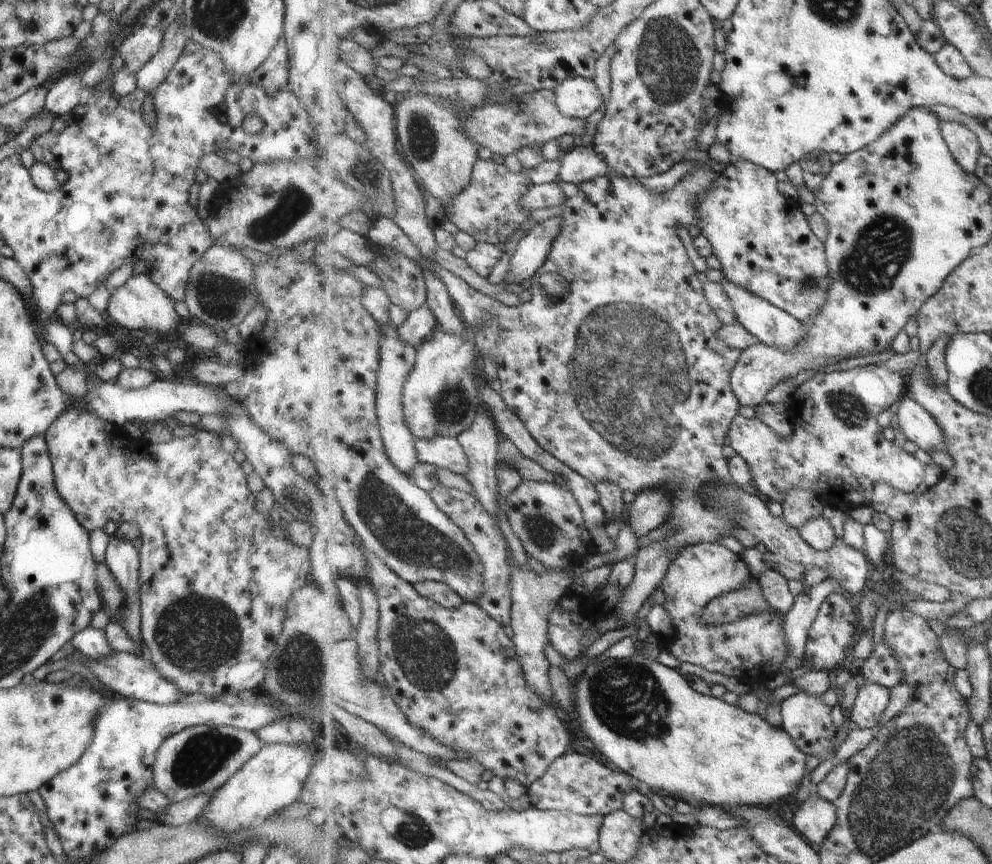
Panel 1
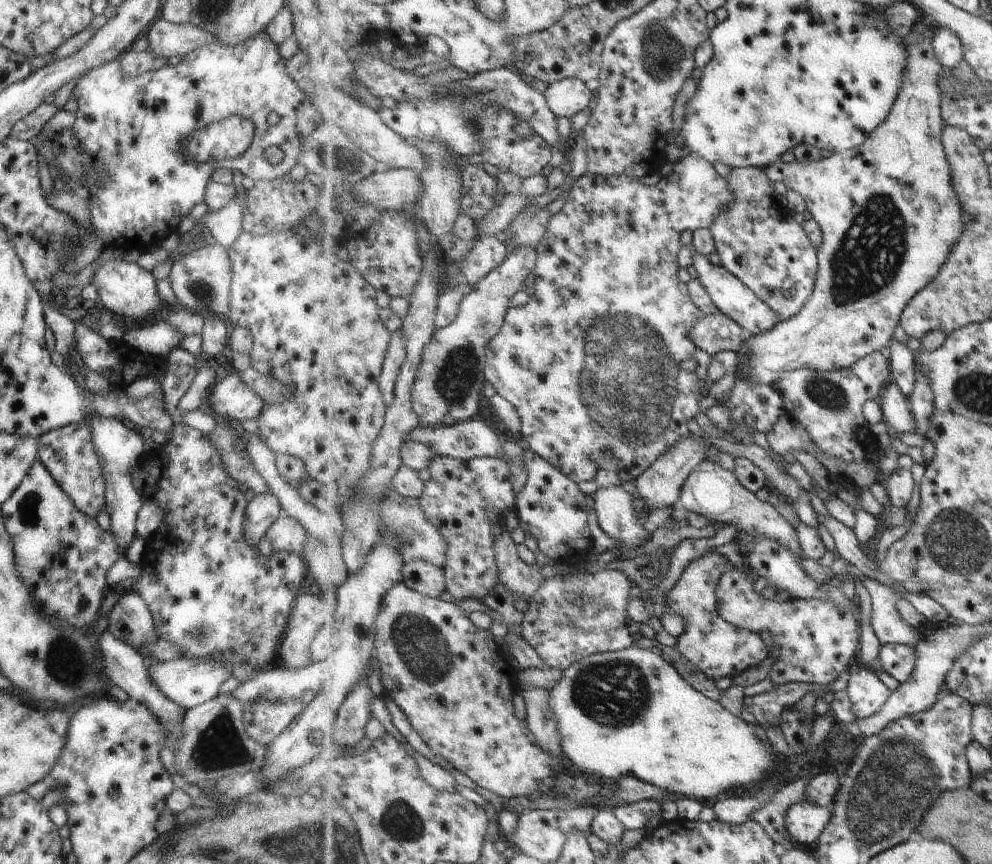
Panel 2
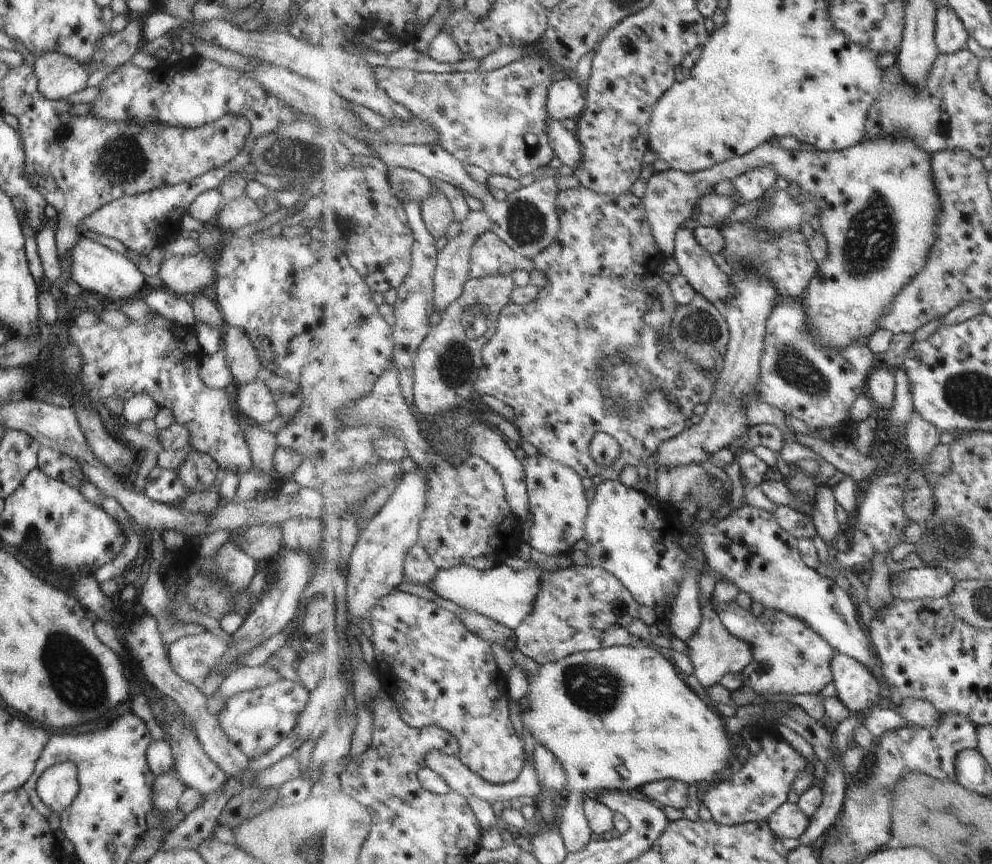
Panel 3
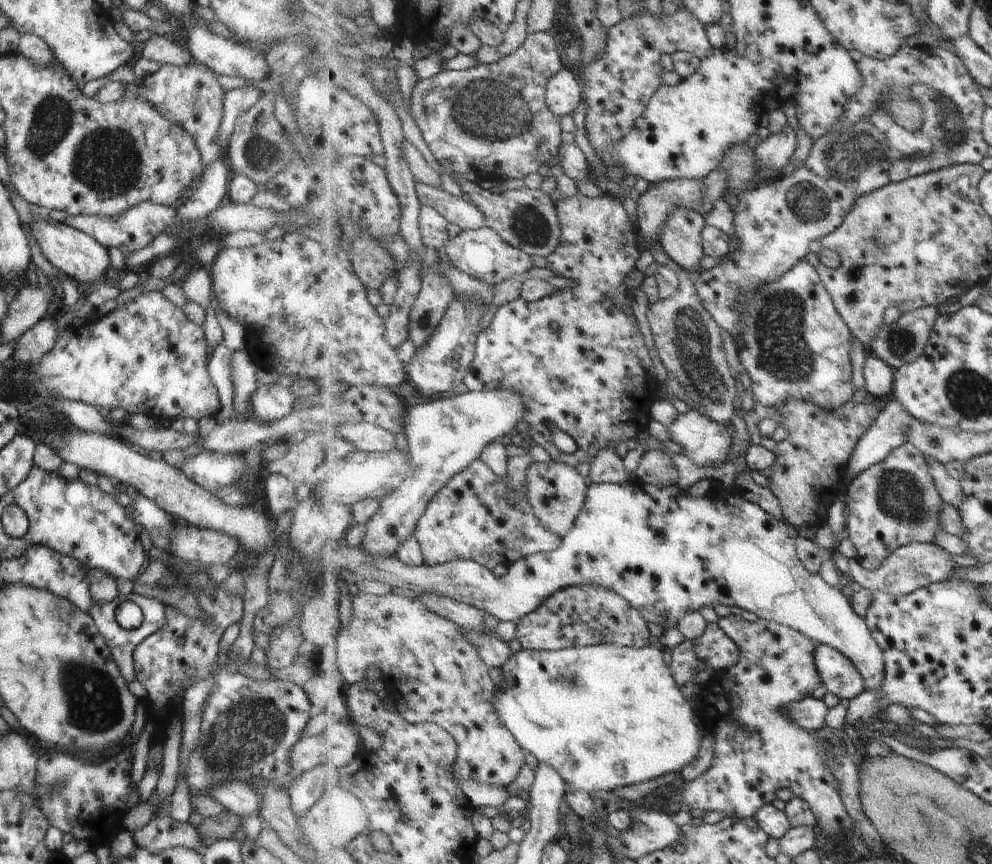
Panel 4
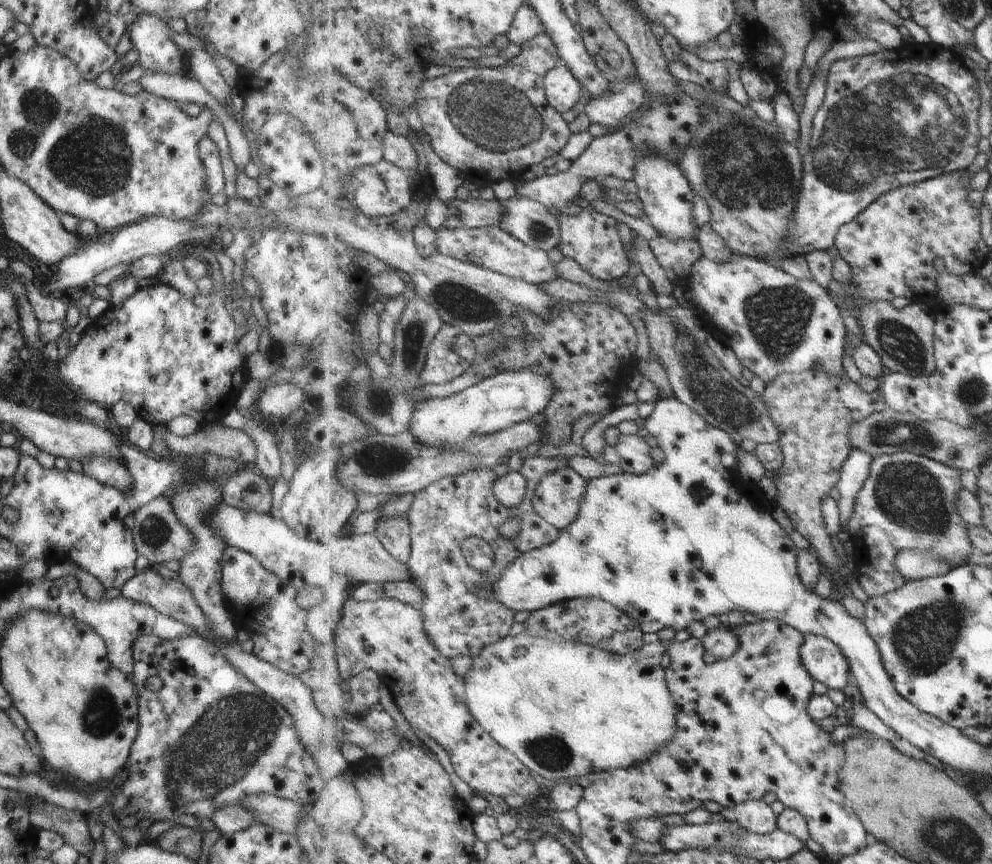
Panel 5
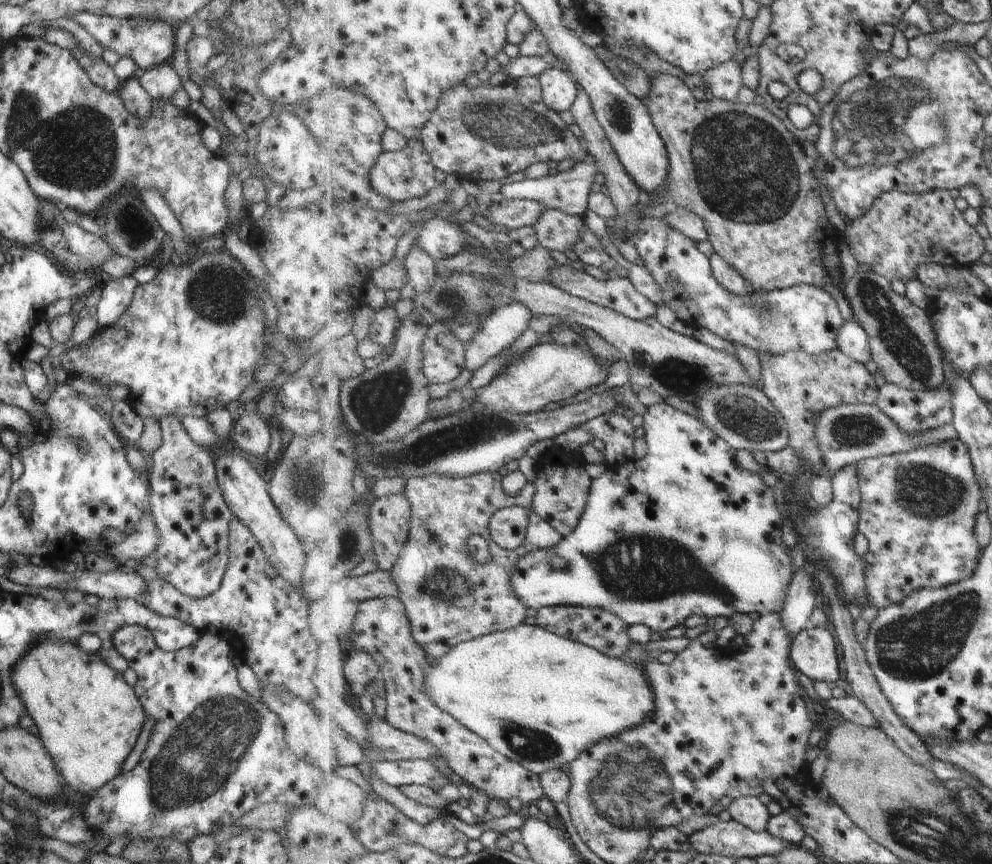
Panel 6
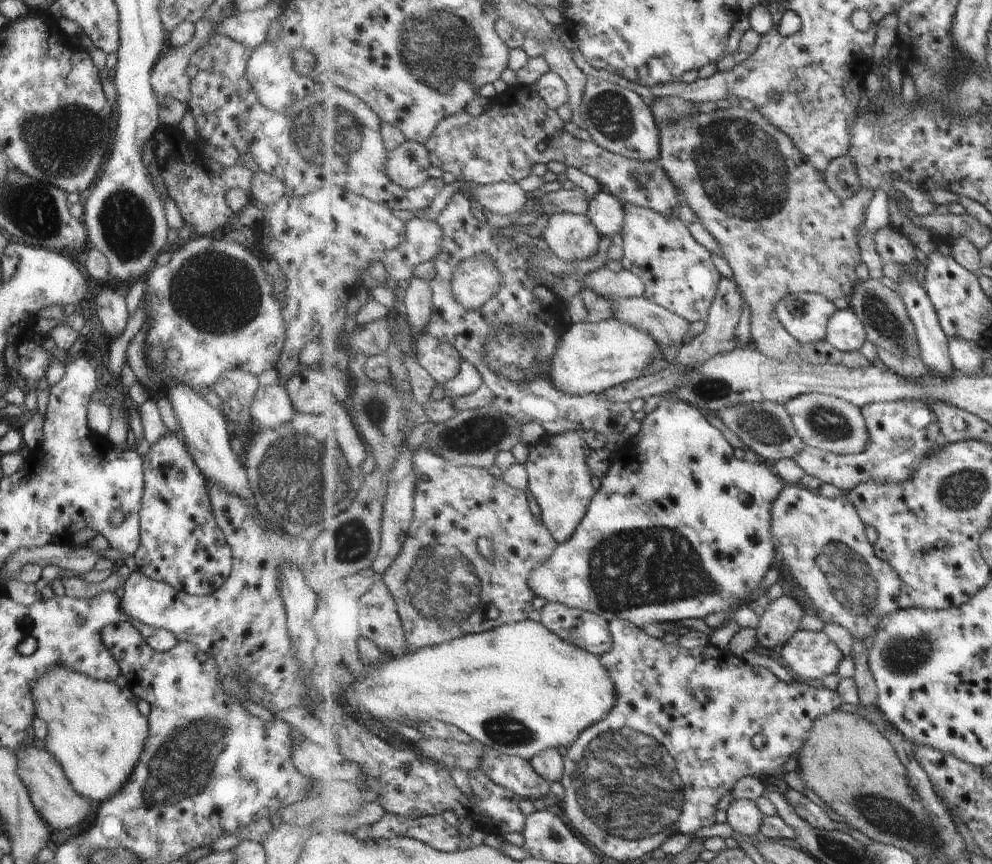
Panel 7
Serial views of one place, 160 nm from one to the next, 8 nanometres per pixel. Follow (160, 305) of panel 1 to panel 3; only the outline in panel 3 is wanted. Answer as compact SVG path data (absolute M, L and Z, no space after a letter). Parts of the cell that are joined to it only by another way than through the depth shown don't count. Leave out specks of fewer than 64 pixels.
M80 235L77 242L71 246L71 250L67 250L67 262L69 262L71 280L87 294L118 302L140 296L146 290L144 275L137 270L137 266L131 260L128 260L124 254L111 251L91 238Z

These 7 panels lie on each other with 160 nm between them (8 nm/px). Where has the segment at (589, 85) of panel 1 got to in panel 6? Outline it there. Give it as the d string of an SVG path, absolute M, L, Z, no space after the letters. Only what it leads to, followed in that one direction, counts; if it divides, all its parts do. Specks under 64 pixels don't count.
M559 68L547 70L538 77L542 83L542 94L551 110L557 112L570 111L579 97L577 84L571 75Z

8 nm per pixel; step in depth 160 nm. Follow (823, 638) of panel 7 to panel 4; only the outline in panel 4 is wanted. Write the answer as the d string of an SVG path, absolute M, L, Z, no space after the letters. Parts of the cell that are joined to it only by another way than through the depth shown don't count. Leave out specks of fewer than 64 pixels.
M818 643L816 645L815 666L818 667L819 676L828 692L843 703L866 692L862 675L849 658L834 647Z

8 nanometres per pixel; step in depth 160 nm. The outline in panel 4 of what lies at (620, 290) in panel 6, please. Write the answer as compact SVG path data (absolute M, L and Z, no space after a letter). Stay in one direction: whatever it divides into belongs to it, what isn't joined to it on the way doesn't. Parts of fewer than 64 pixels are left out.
M488 227L462 230L455 238L450 239L444 252L457 268L493 285L505 282L511 276L522 276L531 268L535 268L532 256L511 246L493 228Z

